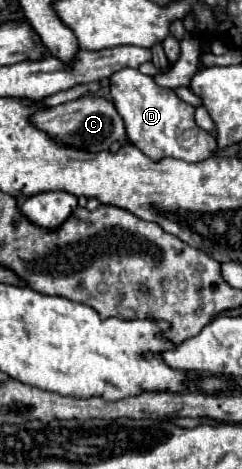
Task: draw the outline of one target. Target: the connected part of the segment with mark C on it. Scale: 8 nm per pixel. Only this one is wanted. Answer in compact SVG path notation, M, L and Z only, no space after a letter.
M87 95L87 97L79 97L75 101L57 105L57 107L45 107L45 109L35 111L29 117L29 121L33 127L45 131L51 139L55 139L57 145L75 147L75 149L91 151L91 153L107 151L111 147L111 143L125 139L123 119L117 115L115 105L109 103L107 99L101 99L101 97Z

